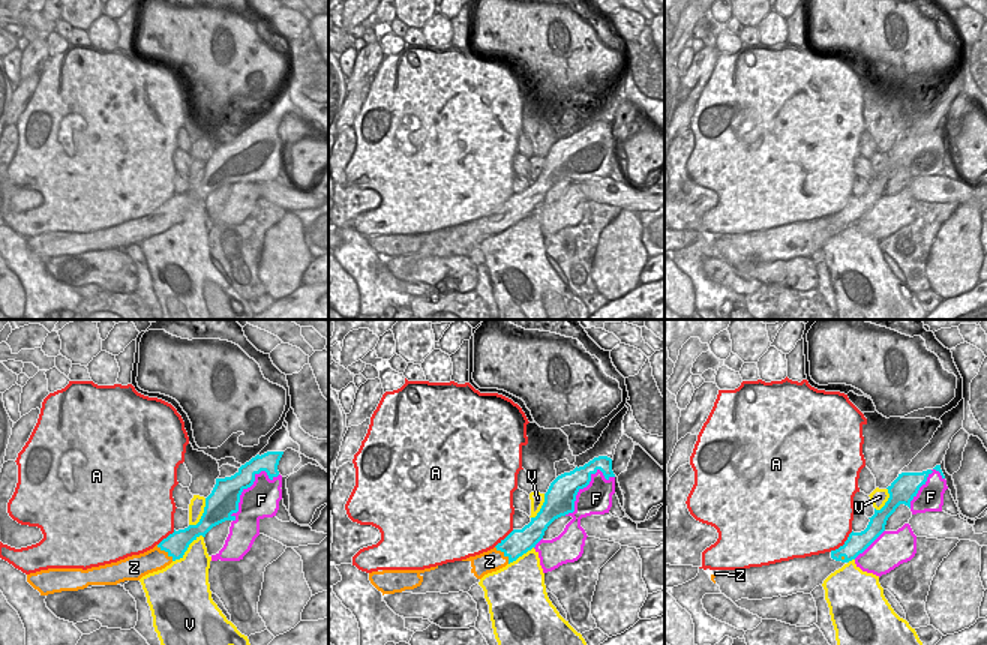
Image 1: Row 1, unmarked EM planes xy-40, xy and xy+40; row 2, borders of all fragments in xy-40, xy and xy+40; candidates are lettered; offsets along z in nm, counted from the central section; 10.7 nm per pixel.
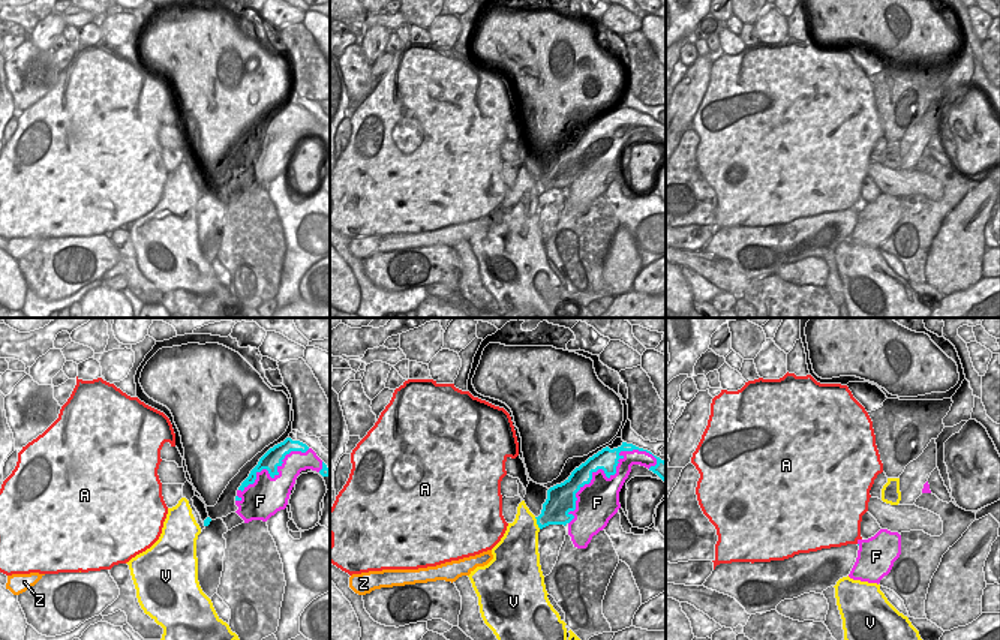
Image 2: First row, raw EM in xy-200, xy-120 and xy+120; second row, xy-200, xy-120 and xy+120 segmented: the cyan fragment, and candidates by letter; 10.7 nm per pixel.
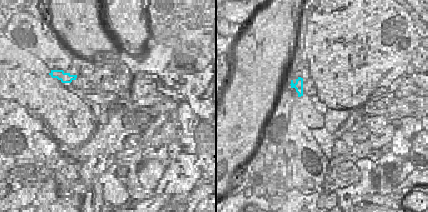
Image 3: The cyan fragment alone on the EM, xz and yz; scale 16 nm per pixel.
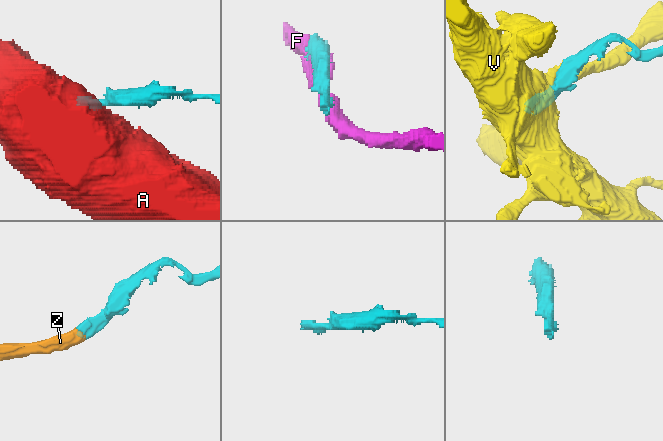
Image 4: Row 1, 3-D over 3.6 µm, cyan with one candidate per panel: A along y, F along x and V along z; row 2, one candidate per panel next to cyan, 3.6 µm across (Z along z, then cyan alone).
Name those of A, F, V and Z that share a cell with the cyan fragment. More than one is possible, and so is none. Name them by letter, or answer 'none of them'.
Z

